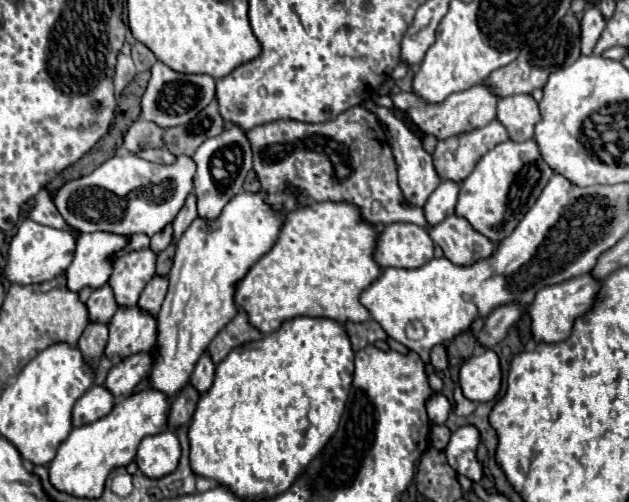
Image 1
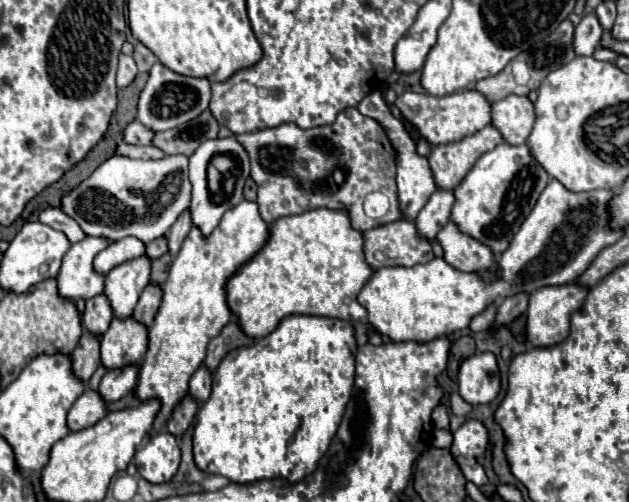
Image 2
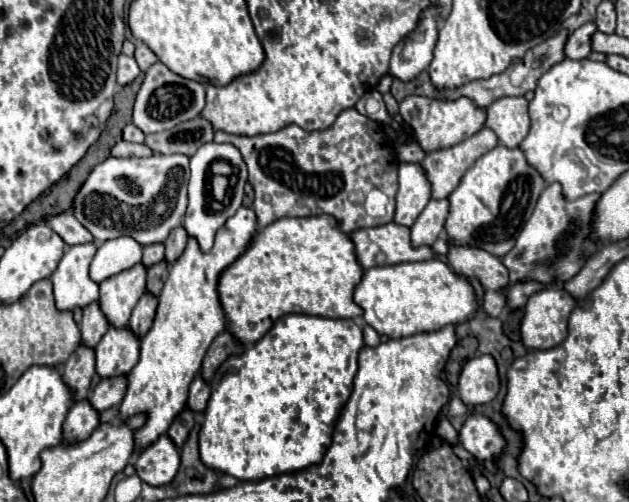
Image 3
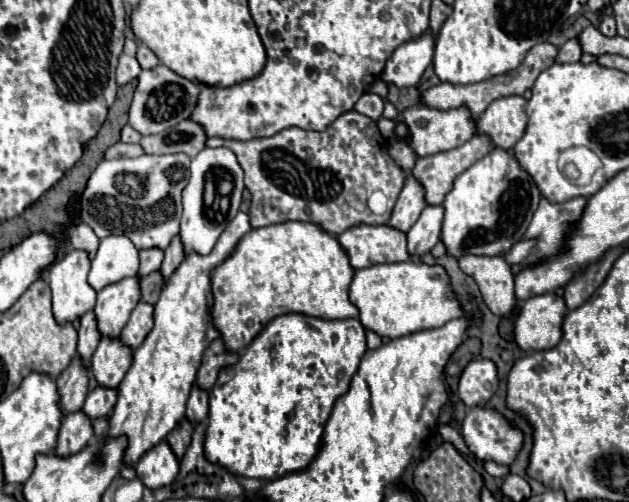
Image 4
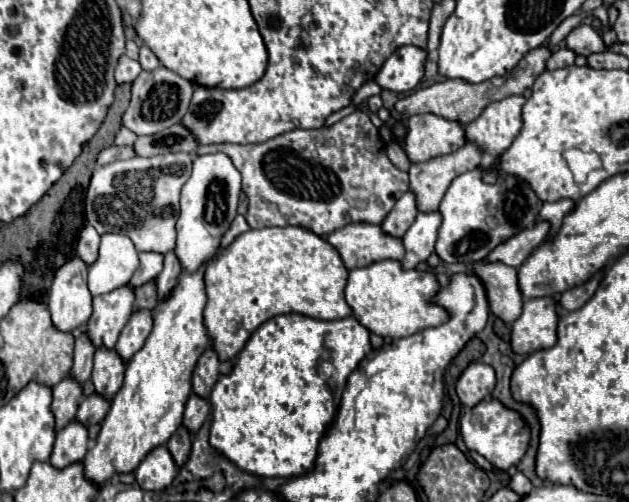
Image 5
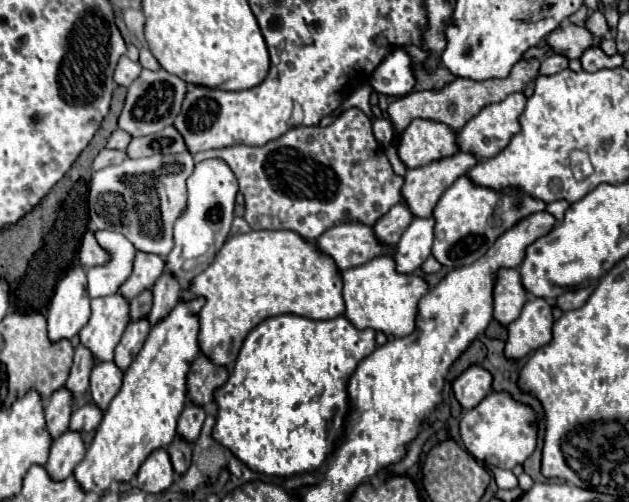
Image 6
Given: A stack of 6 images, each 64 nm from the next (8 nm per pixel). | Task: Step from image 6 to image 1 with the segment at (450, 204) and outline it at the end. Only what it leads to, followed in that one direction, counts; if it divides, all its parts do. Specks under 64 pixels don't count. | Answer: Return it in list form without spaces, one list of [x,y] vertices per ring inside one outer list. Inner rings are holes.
[[[506,140],[486,152],[472,170],[472,174],[460,182],[456,216],[464,216],[468,224],[476,228],[476,232],[488,236],[488,240],[492,240],[494,244],[500,244],[500,240],[514,232],[516,224],[520,224],[520,220],[524,218],[524,212],[532,208],[552,174],[554,172],[540,158],[534,140]]]

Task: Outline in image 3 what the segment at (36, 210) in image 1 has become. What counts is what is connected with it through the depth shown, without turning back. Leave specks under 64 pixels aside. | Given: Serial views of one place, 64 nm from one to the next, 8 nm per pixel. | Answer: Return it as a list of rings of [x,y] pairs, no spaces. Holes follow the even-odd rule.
[[[72,214],[52,216],[52,218],[46,218],[44,222],[46,222],[56,234],[60,234],[60,238],[62,238],[68,246],[94,242],[94,236],[88,232],[88,228],[84,228]]]

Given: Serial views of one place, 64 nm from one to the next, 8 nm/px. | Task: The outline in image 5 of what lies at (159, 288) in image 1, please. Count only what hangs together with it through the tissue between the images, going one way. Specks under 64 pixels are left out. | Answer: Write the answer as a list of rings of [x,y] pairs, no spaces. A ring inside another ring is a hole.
[[[150,310],[134,312],[116,344],[116,352],[122,358],[122,362],[128,362],[144,346],[144,340],[148,338],[150,330],[152,330],[152,312]]]

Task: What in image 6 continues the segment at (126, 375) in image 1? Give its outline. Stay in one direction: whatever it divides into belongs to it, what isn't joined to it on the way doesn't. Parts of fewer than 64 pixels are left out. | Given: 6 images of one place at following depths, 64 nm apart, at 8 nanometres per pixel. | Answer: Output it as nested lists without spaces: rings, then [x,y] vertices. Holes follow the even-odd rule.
[[[84,404],[72,412],[70,430],[72,432],[92,432],[100,424],[100,420],[102,420],[102,412],[94,404]]]

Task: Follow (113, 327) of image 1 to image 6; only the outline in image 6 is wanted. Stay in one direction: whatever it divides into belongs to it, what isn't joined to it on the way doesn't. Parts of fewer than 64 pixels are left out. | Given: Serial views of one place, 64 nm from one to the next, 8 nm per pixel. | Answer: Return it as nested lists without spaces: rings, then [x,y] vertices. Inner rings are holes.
[[[100,362],[90,374],[90,396],[92,404],[96,404],[100,410],[106,410],[116,392],[122,386],[122,372],[114,362]]]

